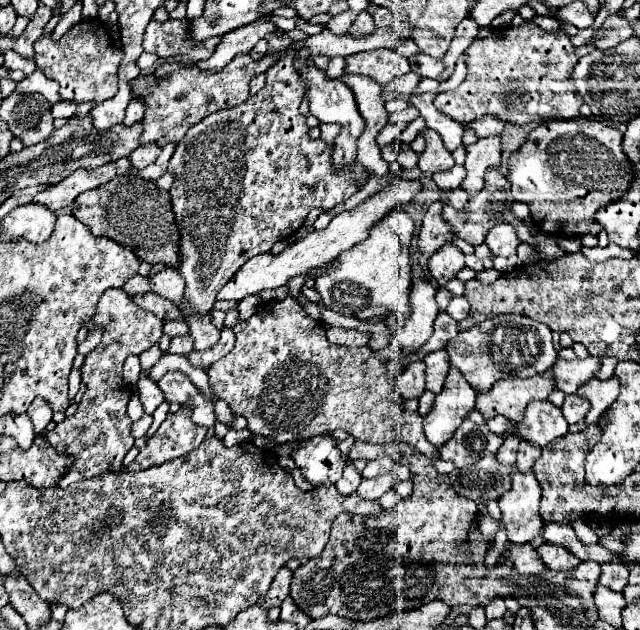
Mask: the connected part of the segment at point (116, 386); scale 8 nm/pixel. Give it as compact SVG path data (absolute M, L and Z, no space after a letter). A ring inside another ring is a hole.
M107 289L101 295L93 321L97 327L101 327L103 337L81 365L81 379L87 387L83 399L71 417L65 417L45 435L45 439L55 447L59 455L71 455L75 459L63 479L59 479L57 483L63 489L79 479L119 471L123 467L123 457L135 441L131 435L133 421L127 417L127 405L133 391L121 379L123 361L127 355L139 353L137 347L149 349L163 335L163 323L149 311L143 311L141 307L131 303L129 295L123 289Z

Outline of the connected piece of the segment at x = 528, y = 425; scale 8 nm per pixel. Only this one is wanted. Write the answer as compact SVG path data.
M549 401L529 403L523 421L517 427L519 437L535 443L537 447L545 447L557 437L563 437L569 429L567 419L561 409Z

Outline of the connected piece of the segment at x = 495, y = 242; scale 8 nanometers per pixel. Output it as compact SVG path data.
M499 223L495 227L489 229L487 237L485 237L485 245L489 247L489 251L493 255L503 255L509 257L515 253L519 239L515 235L515 229L509 223Z

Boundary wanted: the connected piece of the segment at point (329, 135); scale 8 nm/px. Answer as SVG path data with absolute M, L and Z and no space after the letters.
M337 123L335 125L321 125L321 139L329 145L335 143L339 133L341 133L341 127L337 127Z

